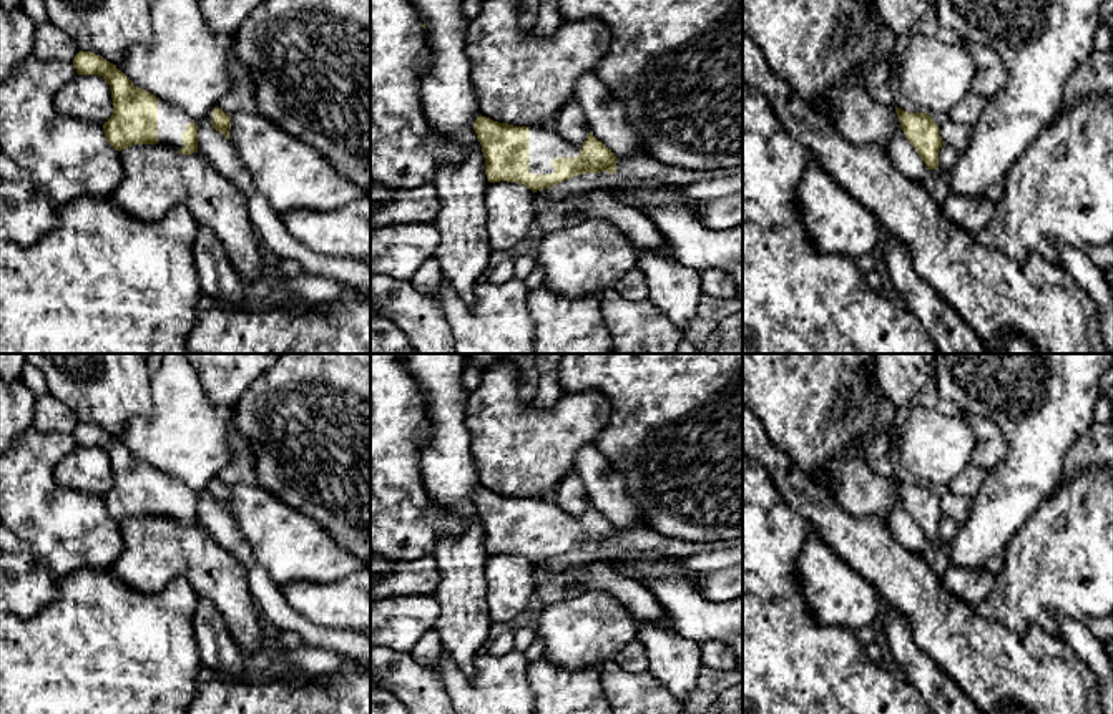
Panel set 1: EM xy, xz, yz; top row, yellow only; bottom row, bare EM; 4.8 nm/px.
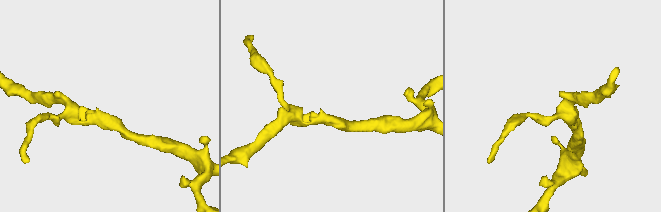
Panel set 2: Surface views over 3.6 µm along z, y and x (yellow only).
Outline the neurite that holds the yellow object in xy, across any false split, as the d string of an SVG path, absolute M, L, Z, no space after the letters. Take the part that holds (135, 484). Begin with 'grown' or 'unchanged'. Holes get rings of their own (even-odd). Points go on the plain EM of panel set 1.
grown; M78 423L73 437L78 447L98 447L110 457L113 487L103 501L116 523L159 515L179 526L198 525L198 490L135 458L116 437L100 427Z

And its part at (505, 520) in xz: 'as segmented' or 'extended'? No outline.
extended

